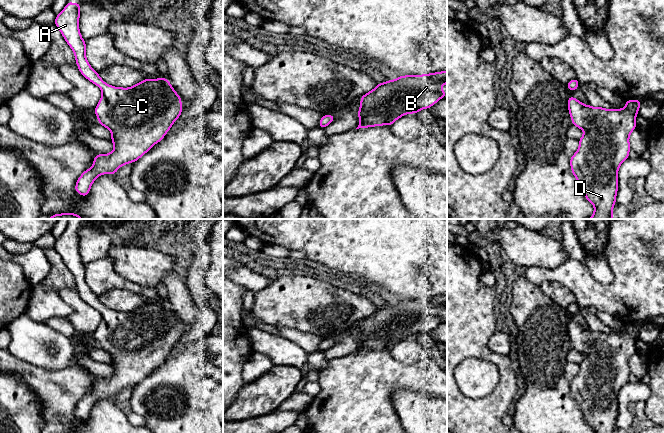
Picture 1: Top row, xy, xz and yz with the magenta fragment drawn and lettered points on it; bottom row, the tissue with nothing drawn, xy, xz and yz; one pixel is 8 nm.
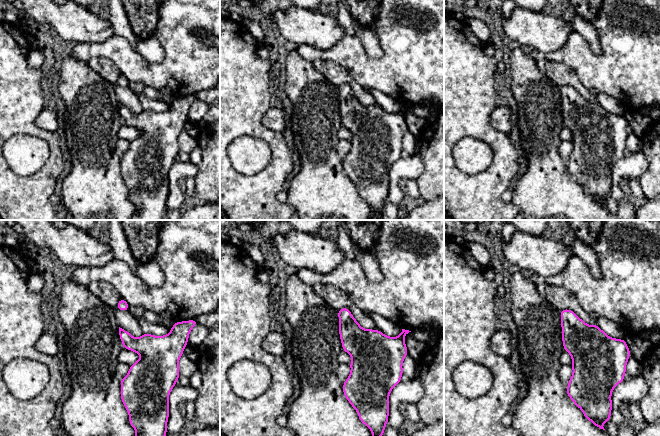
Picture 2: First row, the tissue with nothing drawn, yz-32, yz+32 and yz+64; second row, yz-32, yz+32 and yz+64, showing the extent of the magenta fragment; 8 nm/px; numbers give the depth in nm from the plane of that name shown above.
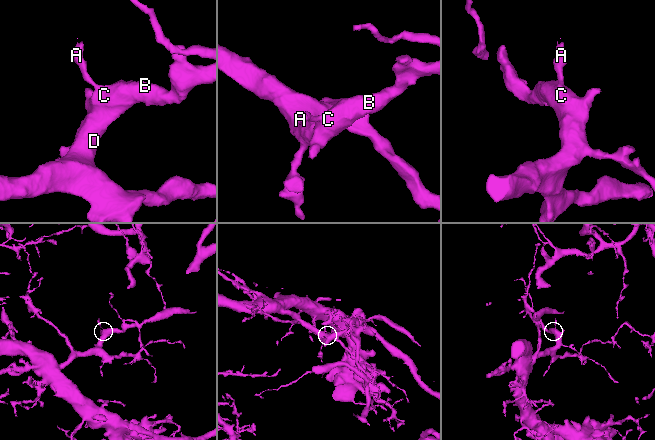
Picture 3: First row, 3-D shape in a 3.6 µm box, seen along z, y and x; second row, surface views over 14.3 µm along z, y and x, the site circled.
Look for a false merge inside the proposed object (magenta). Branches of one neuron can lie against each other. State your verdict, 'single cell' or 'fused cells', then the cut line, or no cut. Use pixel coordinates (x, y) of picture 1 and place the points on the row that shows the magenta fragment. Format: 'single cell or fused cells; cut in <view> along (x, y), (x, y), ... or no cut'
single cell; no cut

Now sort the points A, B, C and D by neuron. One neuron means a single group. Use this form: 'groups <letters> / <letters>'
groups A B C D

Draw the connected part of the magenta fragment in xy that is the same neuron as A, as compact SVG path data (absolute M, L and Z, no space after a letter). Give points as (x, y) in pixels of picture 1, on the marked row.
M67 2L65 8L55 17L55 25L60 30L67 44L74 52L76 59L76 65L79 68L80 73L93 84L97 85L102 91L102 97L99 100L97 106L94 109L94 113L98 118L100 125L106 127L111 133L110 139L114 145L114 149L108 154L96 154L93 160L93 166L84 171L78 178L75 191L86 197L89 194L90 188L97 177L103 174L114 175L117 170L128 163L136 162L146 152L148 152L156 143L160 142L166 133L170 130L173 123L180 117L182 113L181 96L171 86L167 78L158 79L144 79L136 85L128 88L114 87L105 83L99 74L90 66L86 59L86 42L83 40L79 30L79 18L80 18L80 4Z

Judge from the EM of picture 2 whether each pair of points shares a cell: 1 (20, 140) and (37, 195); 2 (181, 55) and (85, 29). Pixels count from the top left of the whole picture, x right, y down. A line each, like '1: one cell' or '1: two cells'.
1: two cells
2: two cells

